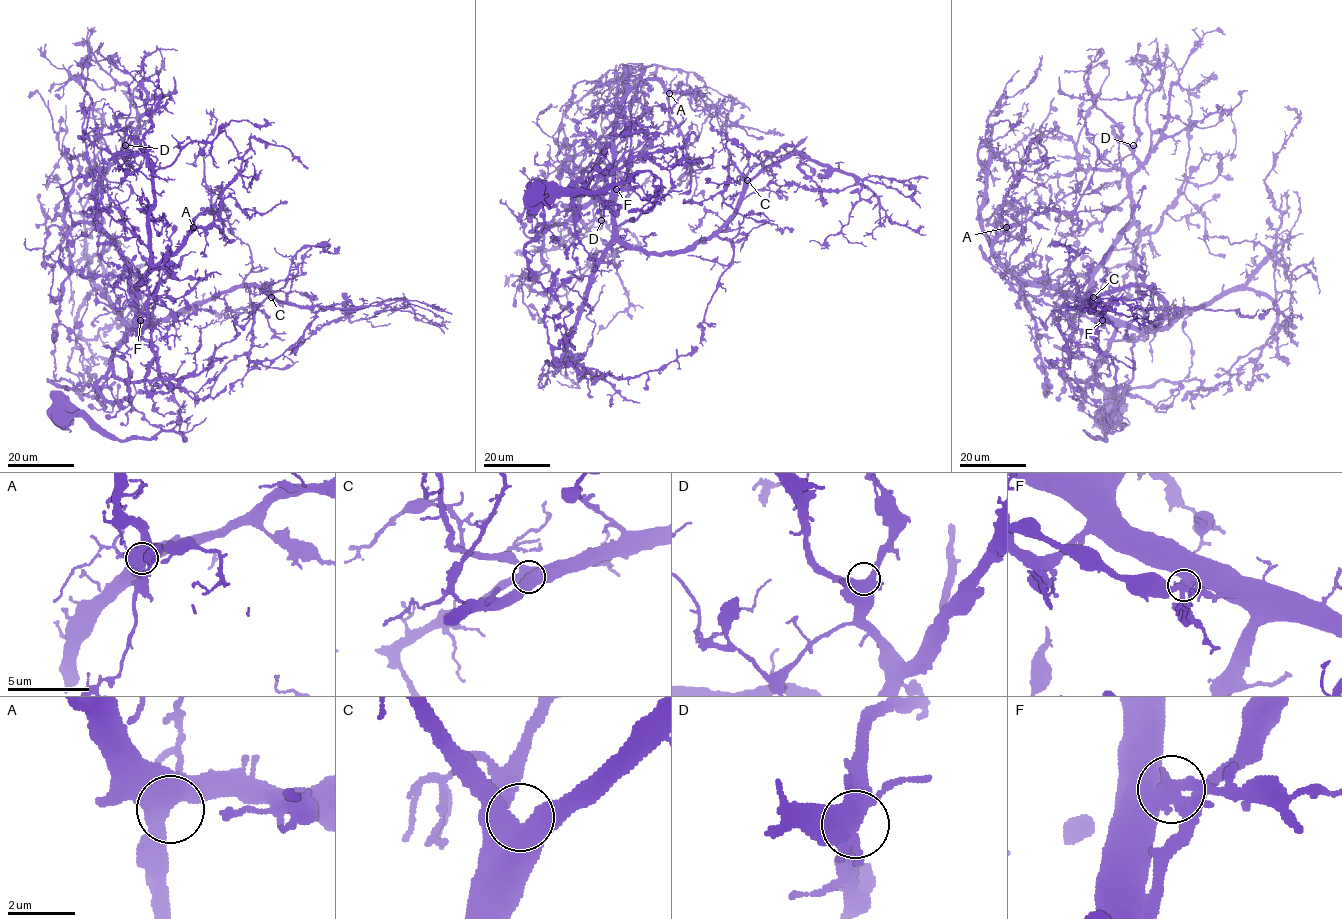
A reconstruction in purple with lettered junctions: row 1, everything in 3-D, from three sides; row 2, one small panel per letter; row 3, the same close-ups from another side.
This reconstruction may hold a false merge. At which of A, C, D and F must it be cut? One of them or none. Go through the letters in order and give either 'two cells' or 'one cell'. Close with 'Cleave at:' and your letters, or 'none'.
A: one cell
C: one cell
D: one cell
F: two cells
Cleave at: F

